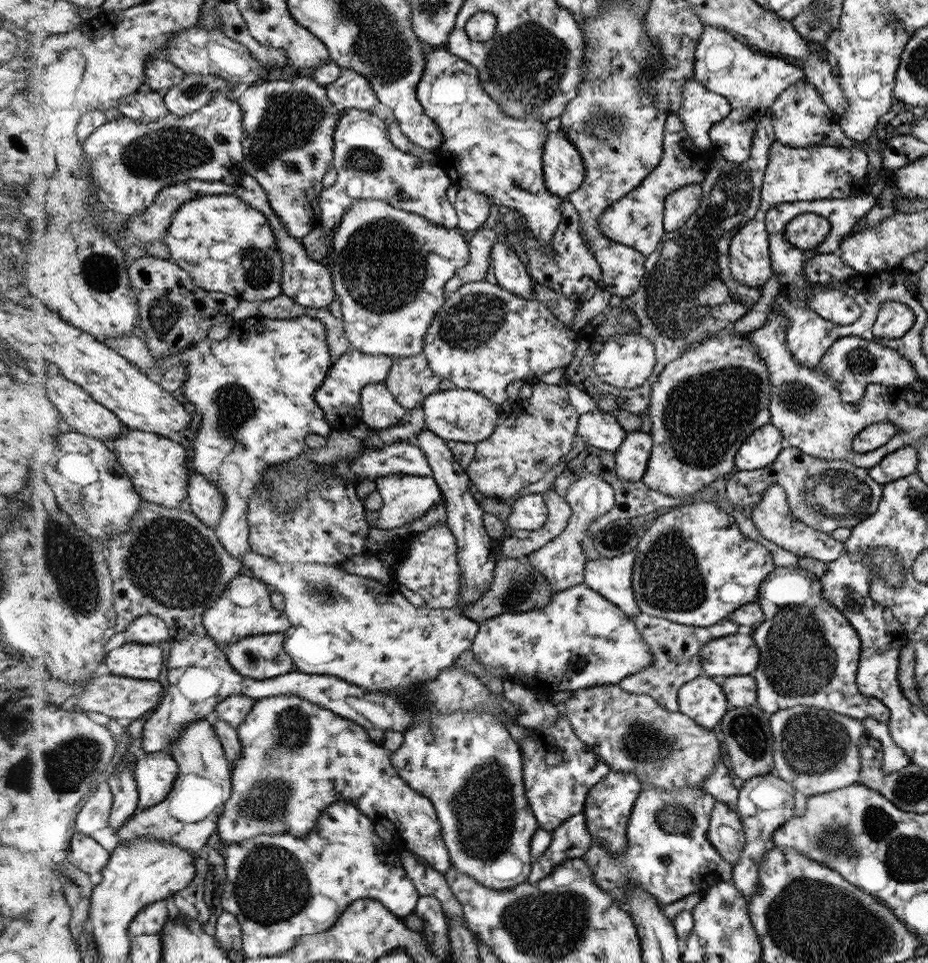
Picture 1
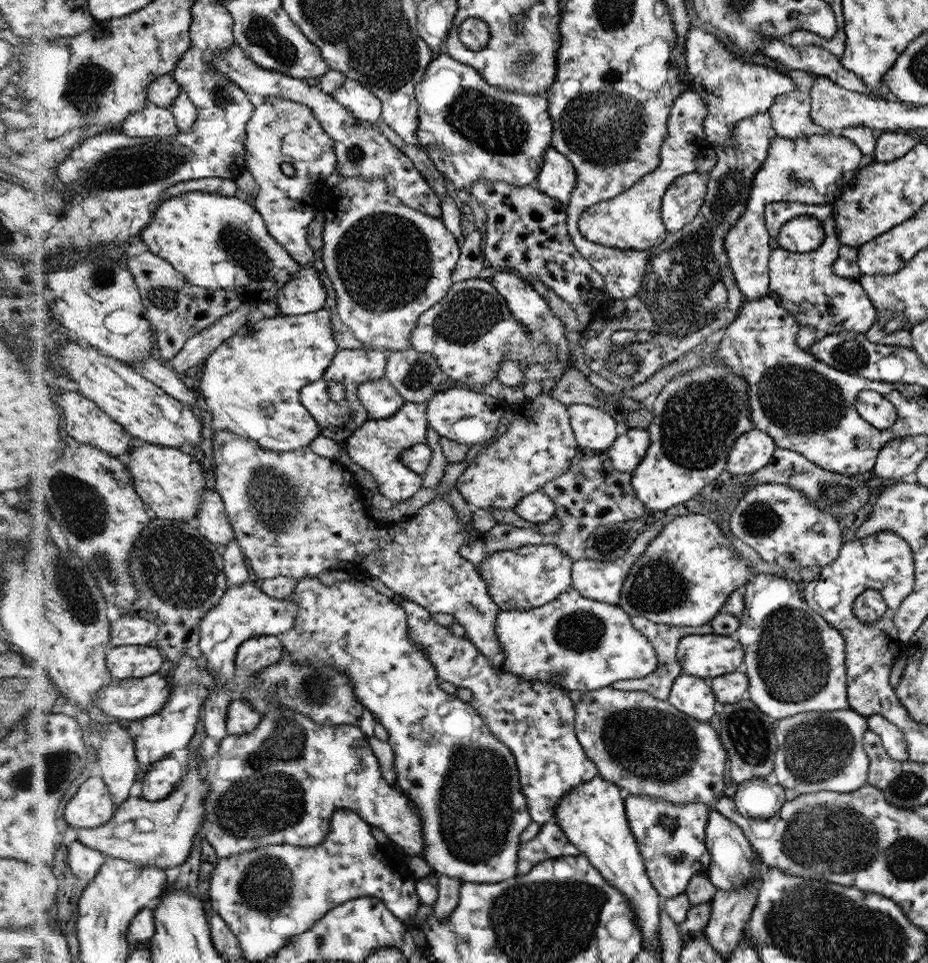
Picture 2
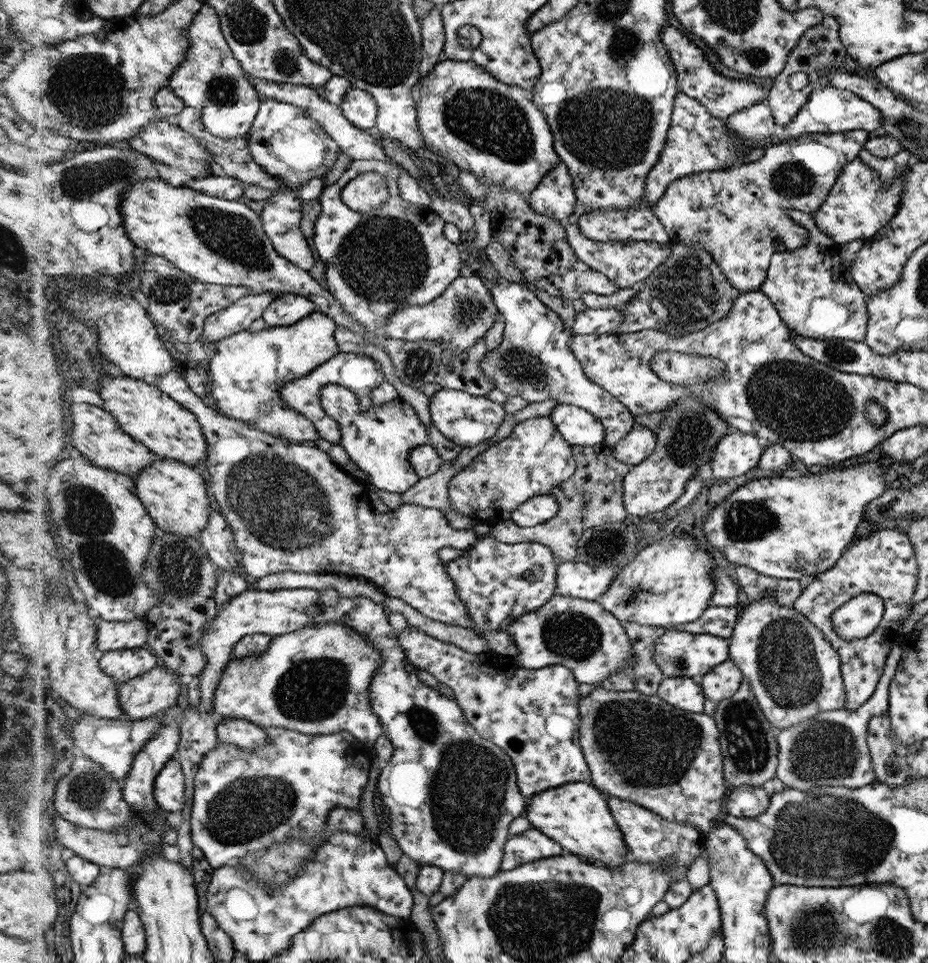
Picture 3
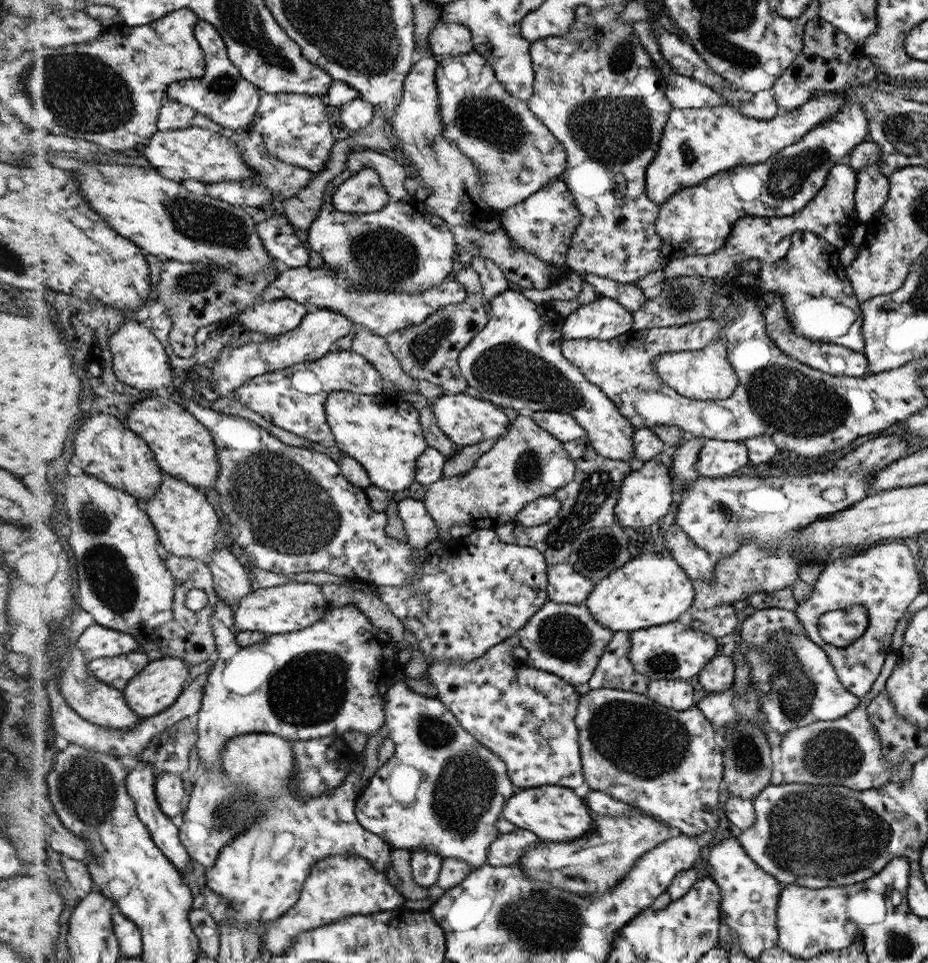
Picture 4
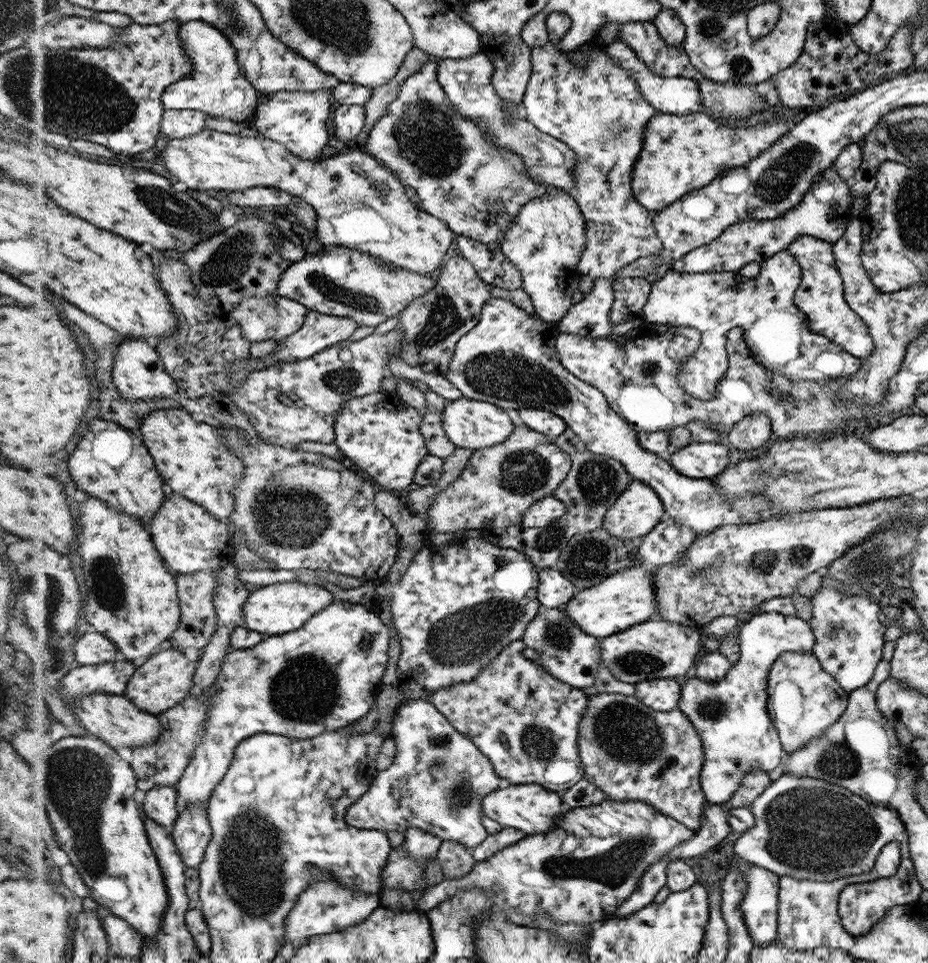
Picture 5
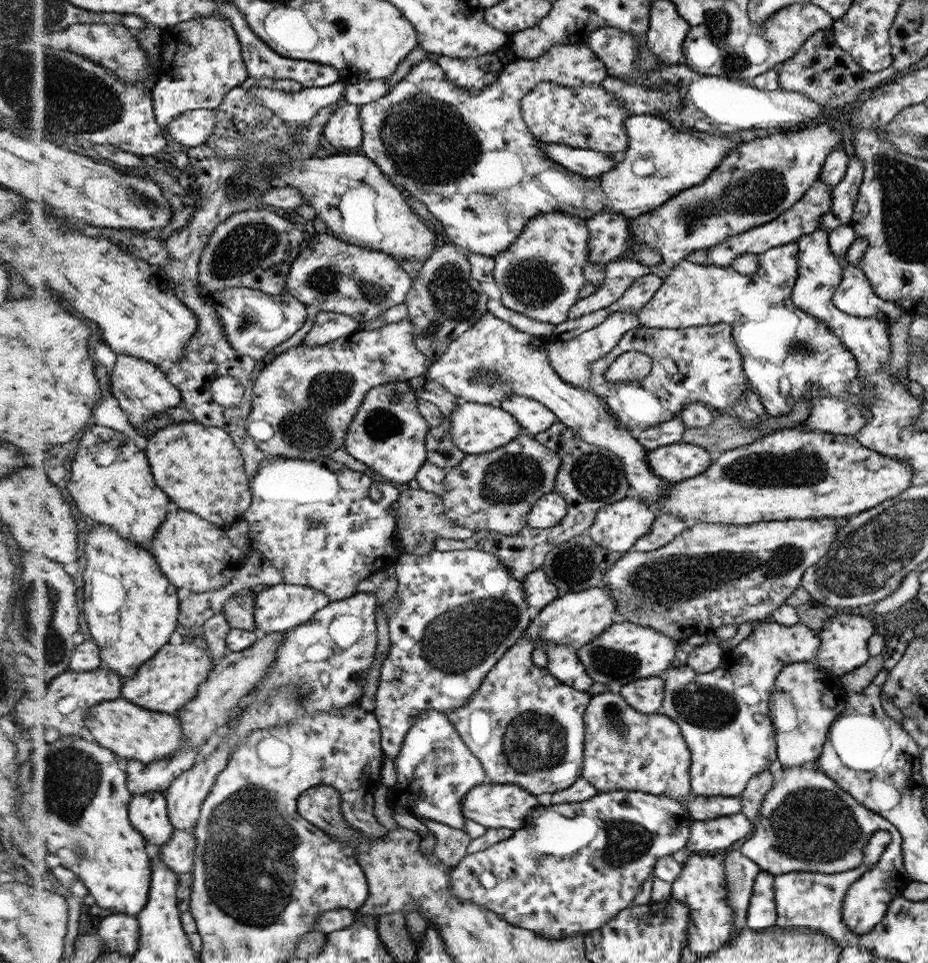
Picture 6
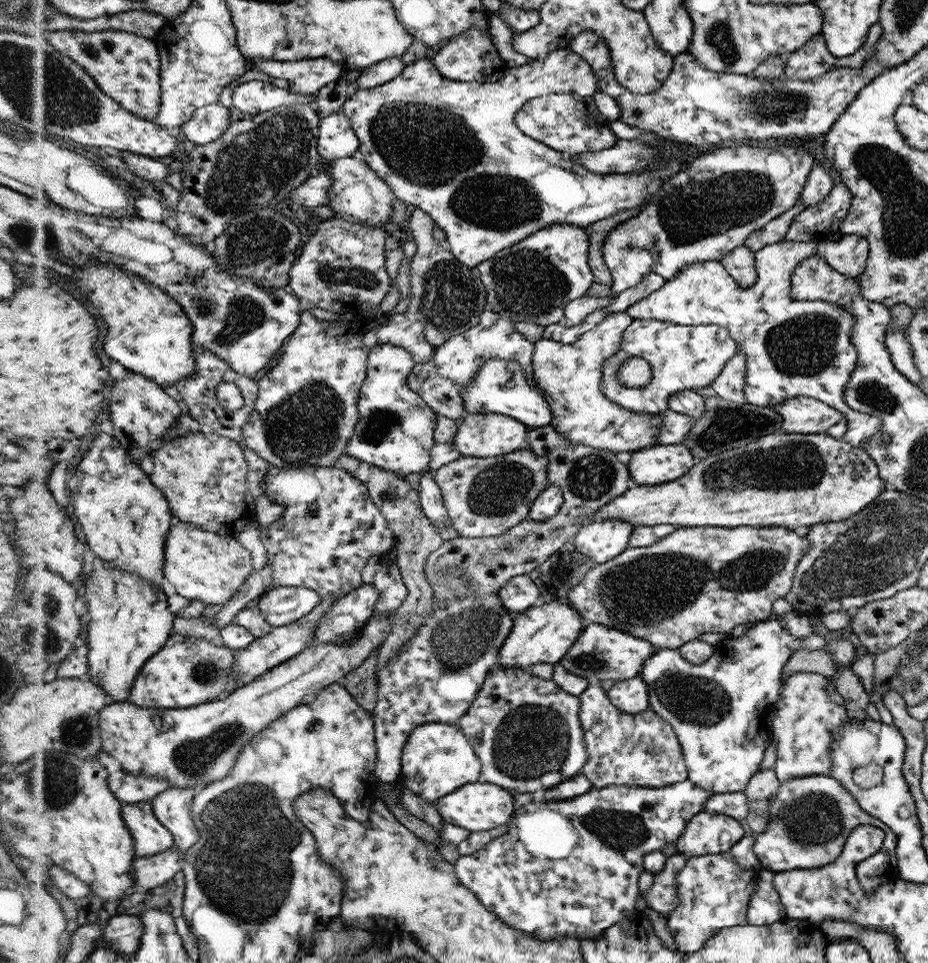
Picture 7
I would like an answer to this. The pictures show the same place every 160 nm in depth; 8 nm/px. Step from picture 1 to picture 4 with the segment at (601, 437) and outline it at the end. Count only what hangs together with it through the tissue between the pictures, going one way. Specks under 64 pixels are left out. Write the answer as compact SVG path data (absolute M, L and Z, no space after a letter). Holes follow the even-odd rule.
M540 411L532 412L529 417L564 444L582 438L587 439L585 427L573 415L560 414L557 411Z

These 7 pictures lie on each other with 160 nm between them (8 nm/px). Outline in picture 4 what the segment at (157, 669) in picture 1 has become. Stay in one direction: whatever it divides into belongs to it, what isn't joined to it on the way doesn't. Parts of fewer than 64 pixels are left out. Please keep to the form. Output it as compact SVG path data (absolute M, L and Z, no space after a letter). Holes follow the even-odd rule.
M139 650L122 656L94 660L89 664L89 671L110 686L124 691L130 681L146 670L151 662L148 654Z

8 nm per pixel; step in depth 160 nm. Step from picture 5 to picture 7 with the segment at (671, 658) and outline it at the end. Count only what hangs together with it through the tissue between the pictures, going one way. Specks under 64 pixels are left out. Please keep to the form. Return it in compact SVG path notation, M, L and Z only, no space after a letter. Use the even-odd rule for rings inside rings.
M590 623L585 625L581 636L577 638L569 652L557 664L561 664L572 674L582 675L590 682L601 680L625 681L641 673L645 660L657 650L658 646L653 646L652 642L648 642L644 638L636 638L633 634L614 630L611 626Z

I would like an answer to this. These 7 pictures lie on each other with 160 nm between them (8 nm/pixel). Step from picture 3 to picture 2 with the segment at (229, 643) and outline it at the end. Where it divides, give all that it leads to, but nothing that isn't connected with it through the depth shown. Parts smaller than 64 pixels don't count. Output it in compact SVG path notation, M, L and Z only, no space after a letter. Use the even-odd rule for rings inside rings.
M253 579L240 586L230 586L221 604L212 609L201 624L201 647L207 668L217 678L217 687L210 693L202 714L208 736L222 744L229 736L228 717L230 705L242 695L235 691L235 679L239 675L237 658L240 647L250 639L265 636L282 636L296 623L299 606L291 595L284 599L268 596L260 583Z

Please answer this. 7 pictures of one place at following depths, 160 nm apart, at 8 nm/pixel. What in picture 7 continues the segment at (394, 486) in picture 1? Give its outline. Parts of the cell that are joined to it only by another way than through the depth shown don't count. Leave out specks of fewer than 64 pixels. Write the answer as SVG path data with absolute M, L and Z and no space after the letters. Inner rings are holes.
M392 343L373 346L368 358L368 380L361 387L358 402L361 418L346 450L347 454L354 458L403 477L412 472L423 473L427 470L431 448L436 443L438 414L418 394L408 388L407 378L415 363L413 354L402 347L394 346Z

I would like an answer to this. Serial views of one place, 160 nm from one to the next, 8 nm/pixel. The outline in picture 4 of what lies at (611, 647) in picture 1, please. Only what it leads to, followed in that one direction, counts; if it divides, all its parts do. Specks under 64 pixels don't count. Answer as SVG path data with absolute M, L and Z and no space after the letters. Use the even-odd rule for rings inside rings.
M548 600L516 635L520 646L529 652L526 660L530 666L550 671L566 682L584 684L590 680L613 634L613 630L597 622L583 603L558 604Z

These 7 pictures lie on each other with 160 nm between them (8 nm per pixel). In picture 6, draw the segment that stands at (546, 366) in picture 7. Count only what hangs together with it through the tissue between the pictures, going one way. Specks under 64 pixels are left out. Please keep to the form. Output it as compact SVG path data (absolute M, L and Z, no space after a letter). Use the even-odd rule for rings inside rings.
M616 312L596 328L592 328L572 340L550 339L544 346L549 355L549 361L552 363L553 369L557 371L558 376L572 386L588 391L591 383L591 366L593 366L593 362L597 362L599 358L606 356L612 349L616 348L621 338L639 325L640 320L636 315L628 314L628 312Z

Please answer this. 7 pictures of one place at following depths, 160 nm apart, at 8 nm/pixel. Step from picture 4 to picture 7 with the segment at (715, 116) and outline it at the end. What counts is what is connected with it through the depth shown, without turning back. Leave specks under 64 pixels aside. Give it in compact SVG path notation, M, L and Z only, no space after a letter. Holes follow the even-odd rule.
M567 49L549 53L524 66L508 67L505 75L494 83L458 82L446 78L428 59L406 65L402 74L373 89L358 89L346 99L341 111L352 122L360 139L360 152L365 163L393 190L396 199L414 204L428 213L446 233L445 244L457 255L458 261L470 269L501 253L509 246L550 224L573 224L587 227L651 201L669 178L686 168L696 156L687 156L690 144L659 138L647 130L624 124L620 119L610 126L618 139L640 139L651 147L660 147L661 164L645 172L632 174L596 174L588 171L561 151L530 138L517 126L516 116L526 102L548 93L588 96L596 93L598 79L590 63Z

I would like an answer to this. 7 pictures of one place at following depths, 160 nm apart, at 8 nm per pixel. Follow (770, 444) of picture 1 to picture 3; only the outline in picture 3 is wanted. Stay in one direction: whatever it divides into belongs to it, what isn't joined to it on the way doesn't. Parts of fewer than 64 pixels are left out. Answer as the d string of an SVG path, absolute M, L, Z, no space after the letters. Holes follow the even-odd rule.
M732 431L717 442L708 464L708 473L716 478L742 476L757 467L766 444L753 434Z

